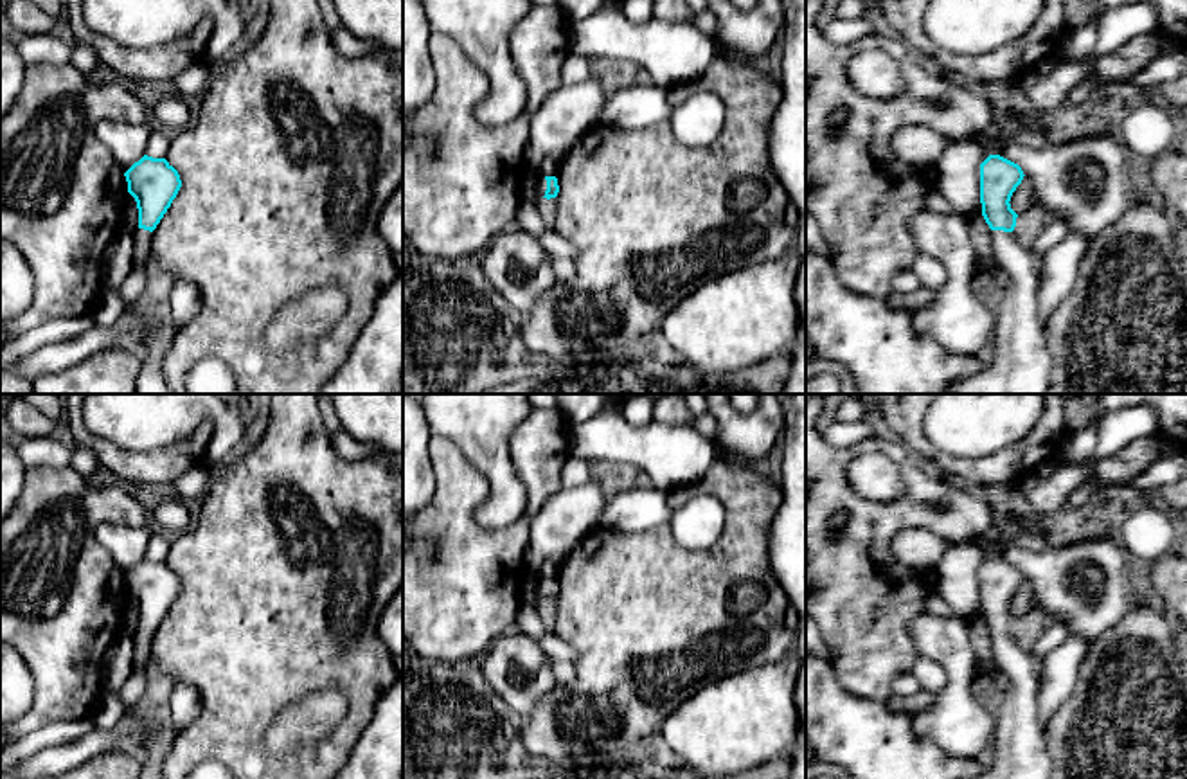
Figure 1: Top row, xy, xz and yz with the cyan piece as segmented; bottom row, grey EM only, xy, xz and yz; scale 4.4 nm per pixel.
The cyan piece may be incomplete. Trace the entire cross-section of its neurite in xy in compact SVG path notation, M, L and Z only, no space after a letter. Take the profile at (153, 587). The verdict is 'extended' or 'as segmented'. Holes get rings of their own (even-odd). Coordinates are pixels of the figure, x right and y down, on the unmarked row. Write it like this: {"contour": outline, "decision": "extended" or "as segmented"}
{"contour": "M147 558L135 565L124 579L128 595L138 612L138 631L133 635L133 666L149 669L151 635L176 601L182 583L165 561Z", "decision": "extended"}

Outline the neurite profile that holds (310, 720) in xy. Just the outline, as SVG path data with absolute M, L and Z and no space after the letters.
M336 687L315 689L302 700L284 705L264 732L272 757L286 759L304 747L326 741L347 712L347 696Z

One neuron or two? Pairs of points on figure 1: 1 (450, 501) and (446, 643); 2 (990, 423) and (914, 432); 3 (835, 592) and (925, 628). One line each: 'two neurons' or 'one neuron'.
1: one neuron
2: two neurons
3: two neurons

